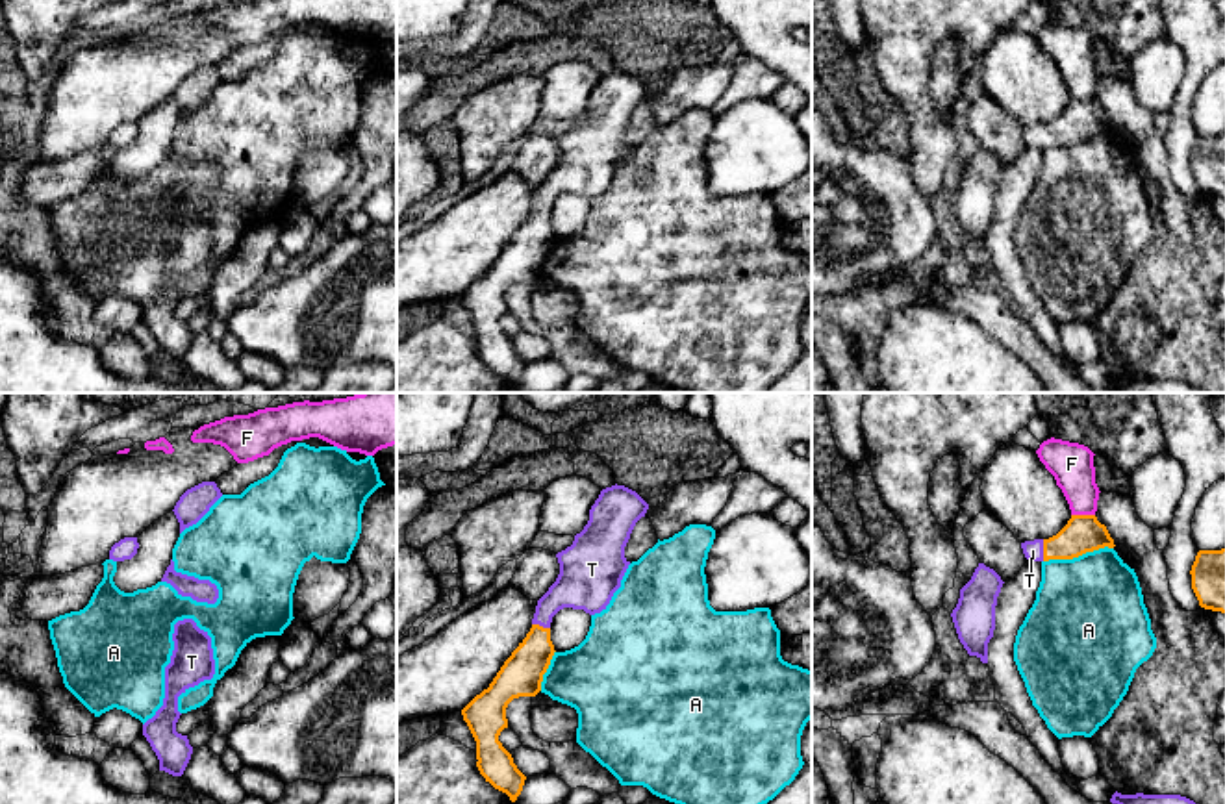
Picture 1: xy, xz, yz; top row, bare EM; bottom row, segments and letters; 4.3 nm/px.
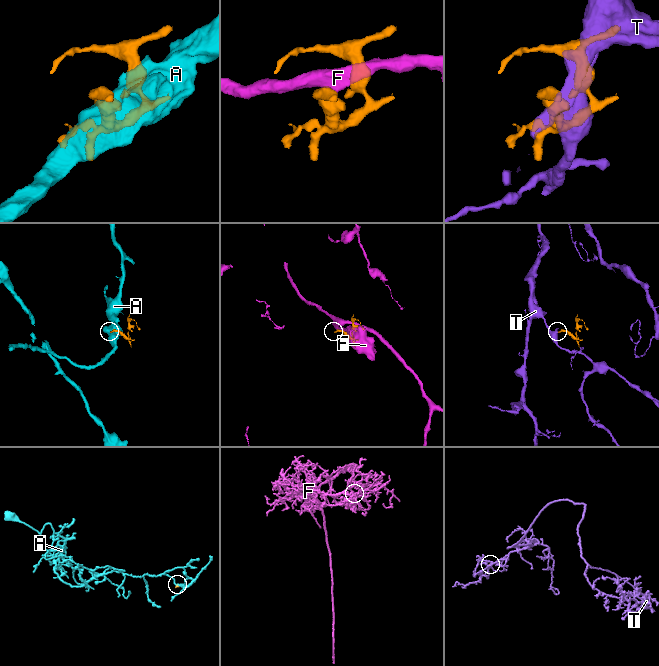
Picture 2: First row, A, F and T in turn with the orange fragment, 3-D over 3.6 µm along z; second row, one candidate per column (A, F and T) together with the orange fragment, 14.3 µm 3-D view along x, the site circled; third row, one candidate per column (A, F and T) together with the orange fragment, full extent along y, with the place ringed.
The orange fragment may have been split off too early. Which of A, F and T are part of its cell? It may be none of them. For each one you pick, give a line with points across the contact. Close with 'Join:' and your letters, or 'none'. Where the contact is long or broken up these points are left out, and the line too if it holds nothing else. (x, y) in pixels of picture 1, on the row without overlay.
T: across yz (1083, 119), (1066, 130), (1044, 136), (1033, 136)
Join: T

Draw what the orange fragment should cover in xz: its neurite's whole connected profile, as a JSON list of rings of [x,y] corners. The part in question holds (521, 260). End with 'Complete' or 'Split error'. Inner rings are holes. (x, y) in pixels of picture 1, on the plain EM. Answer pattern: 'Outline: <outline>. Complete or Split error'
Outline: [[[615,69],[600,76],[584,115],[575,120],[571,132],[556,139],[560,159],[537,185],[530,217],[489,272],[461,295],[476,326],[480,359],[511,387],[521,380],[526,361],[499,326],[500,317],[508,313],[506,293],[513,283],[536,282],[541,276],[543,259],[556,237],[550,207],[560,195],[584,195],[589,200],[606,195],[630,150],[625,132],[647,94],[649,89],[625,70]]]. Split error

